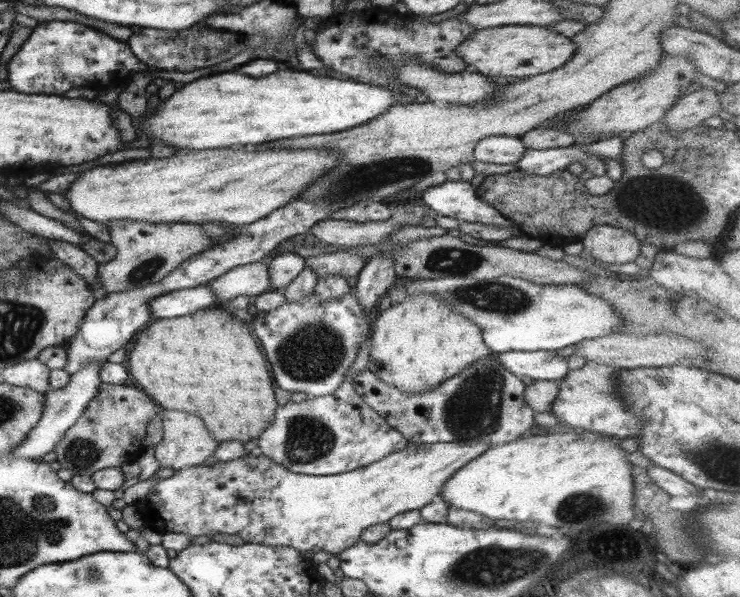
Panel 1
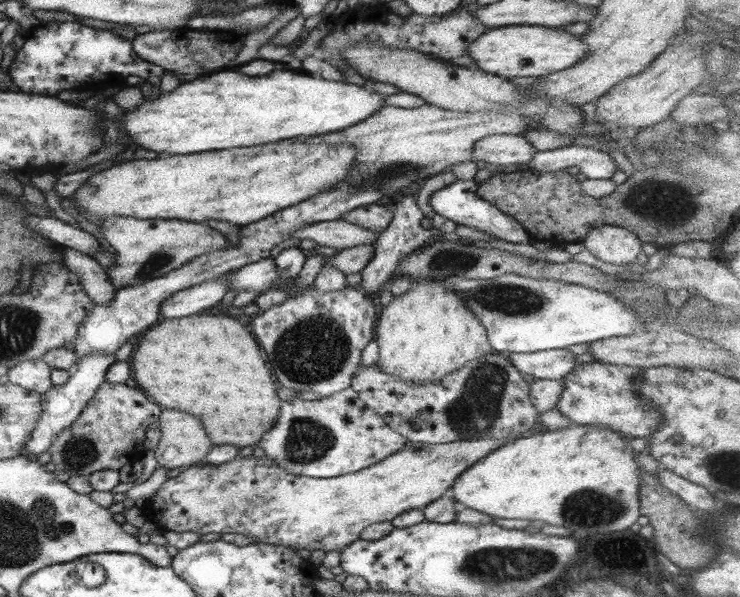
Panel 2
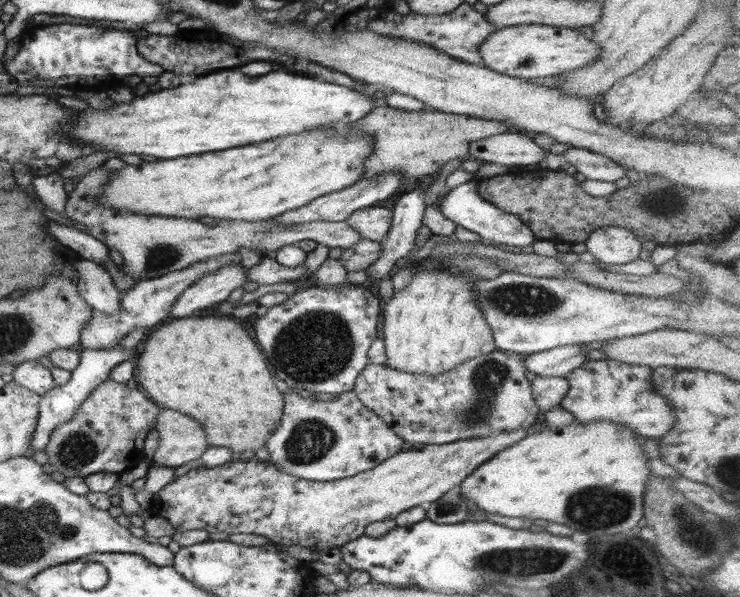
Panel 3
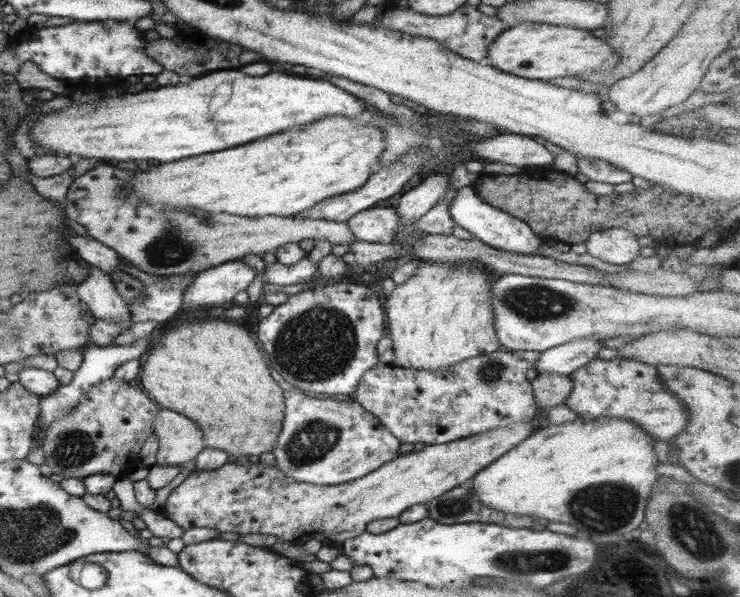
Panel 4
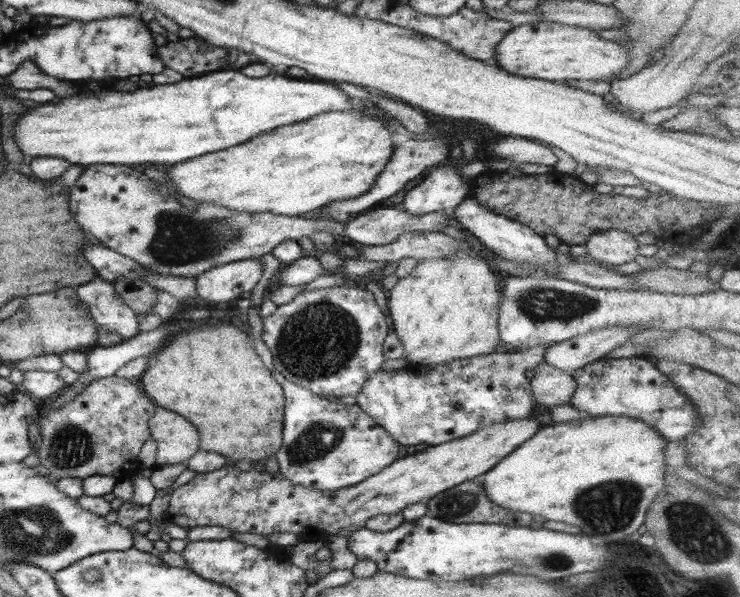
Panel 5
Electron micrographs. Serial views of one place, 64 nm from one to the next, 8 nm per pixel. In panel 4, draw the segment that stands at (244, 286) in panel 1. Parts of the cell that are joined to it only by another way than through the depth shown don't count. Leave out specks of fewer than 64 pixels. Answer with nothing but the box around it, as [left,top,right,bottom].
[263,257,318,286]

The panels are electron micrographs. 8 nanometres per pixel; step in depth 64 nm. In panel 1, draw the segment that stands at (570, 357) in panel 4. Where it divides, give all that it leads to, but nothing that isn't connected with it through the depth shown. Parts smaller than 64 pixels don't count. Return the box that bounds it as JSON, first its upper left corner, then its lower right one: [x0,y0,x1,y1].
[496,351,570,381]

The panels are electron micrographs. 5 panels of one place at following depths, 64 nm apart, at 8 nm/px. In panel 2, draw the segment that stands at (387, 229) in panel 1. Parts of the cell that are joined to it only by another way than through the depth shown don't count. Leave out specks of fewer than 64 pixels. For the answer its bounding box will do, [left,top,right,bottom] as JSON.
[284,219,378,251]

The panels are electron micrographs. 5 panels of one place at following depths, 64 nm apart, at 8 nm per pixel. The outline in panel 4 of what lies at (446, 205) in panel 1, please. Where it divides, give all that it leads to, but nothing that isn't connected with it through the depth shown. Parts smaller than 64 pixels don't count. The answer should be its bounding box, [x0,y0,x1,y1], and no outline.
[448,185,543,256]

